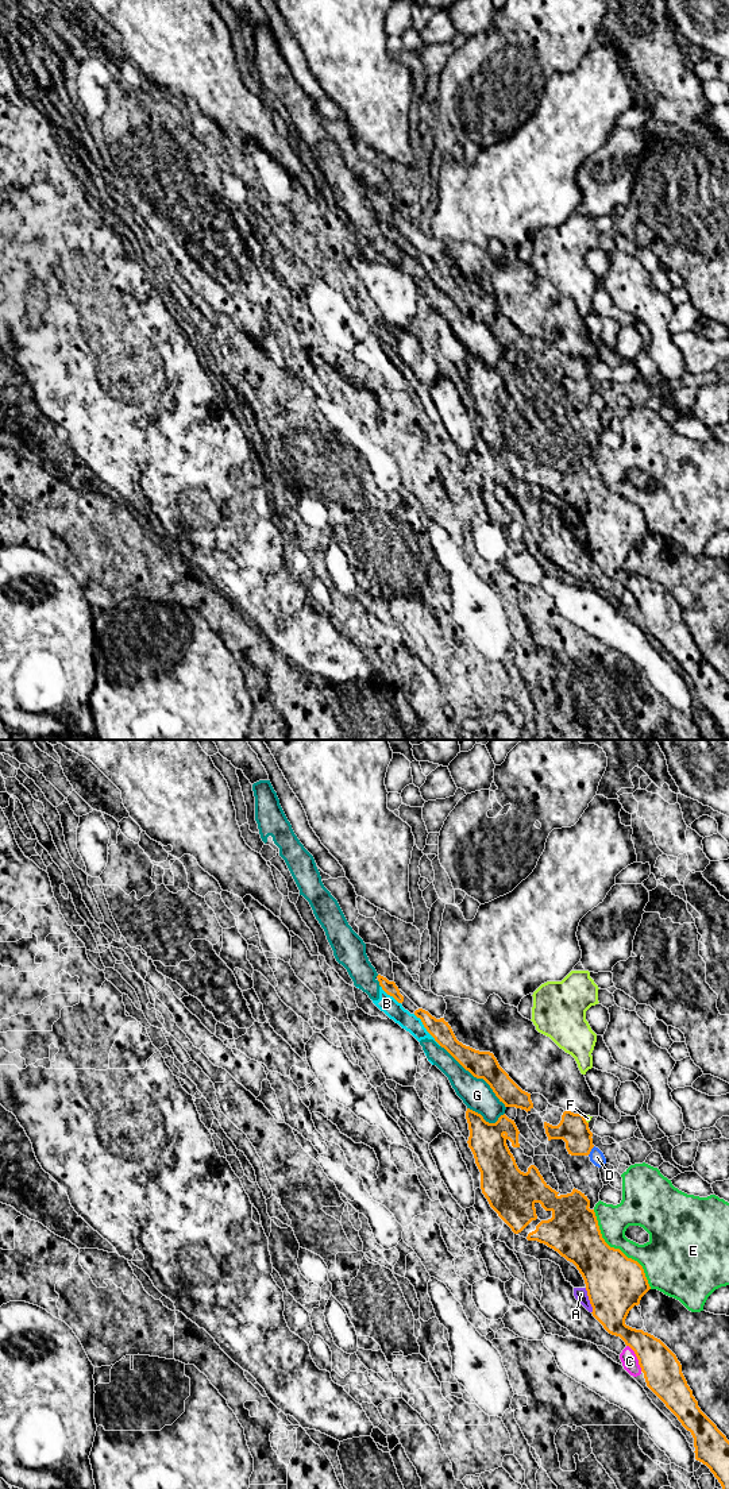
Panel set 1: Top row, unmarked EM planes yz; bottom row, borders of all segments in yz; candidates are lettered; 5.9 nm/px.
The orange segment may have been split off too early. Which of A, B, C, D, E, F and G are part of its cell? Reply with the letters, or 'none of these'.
none of these

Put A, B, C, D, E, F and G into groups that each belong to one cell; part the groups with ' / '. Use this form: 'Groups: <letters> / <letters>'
Groups: A / B C D G / E / F

